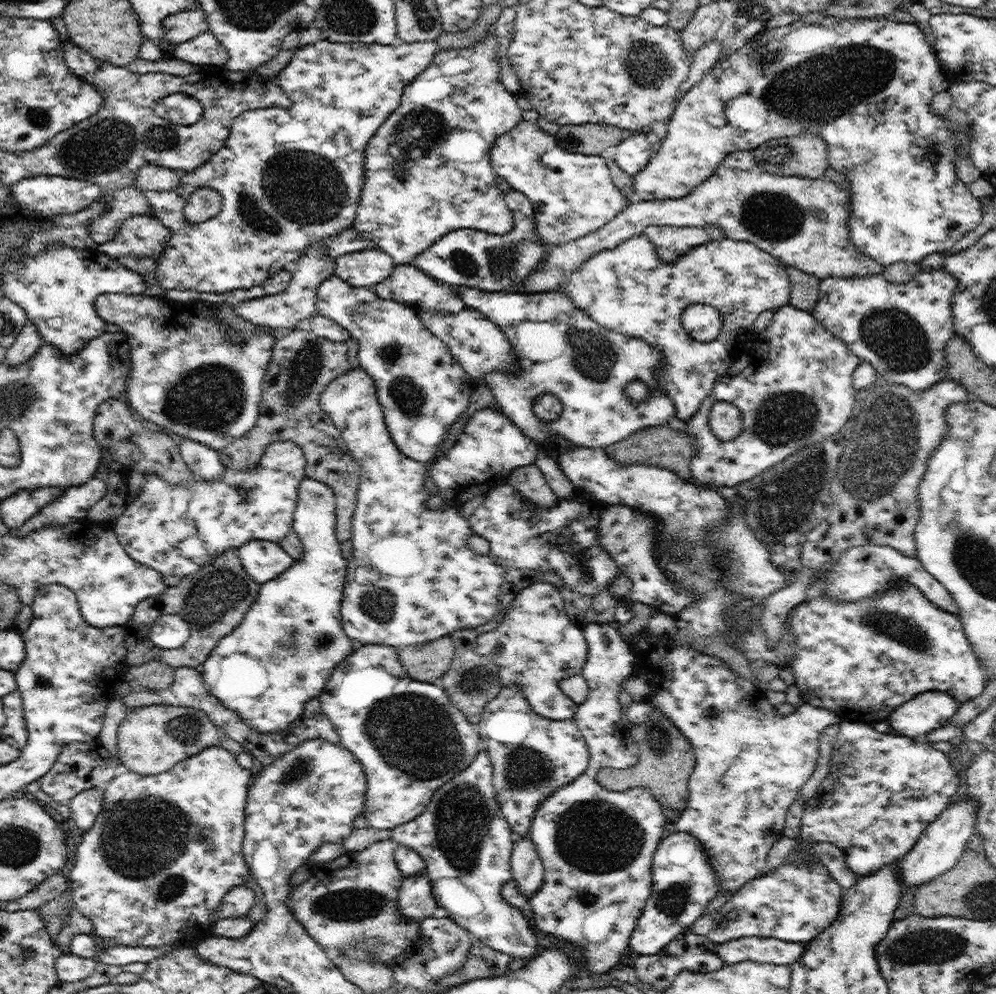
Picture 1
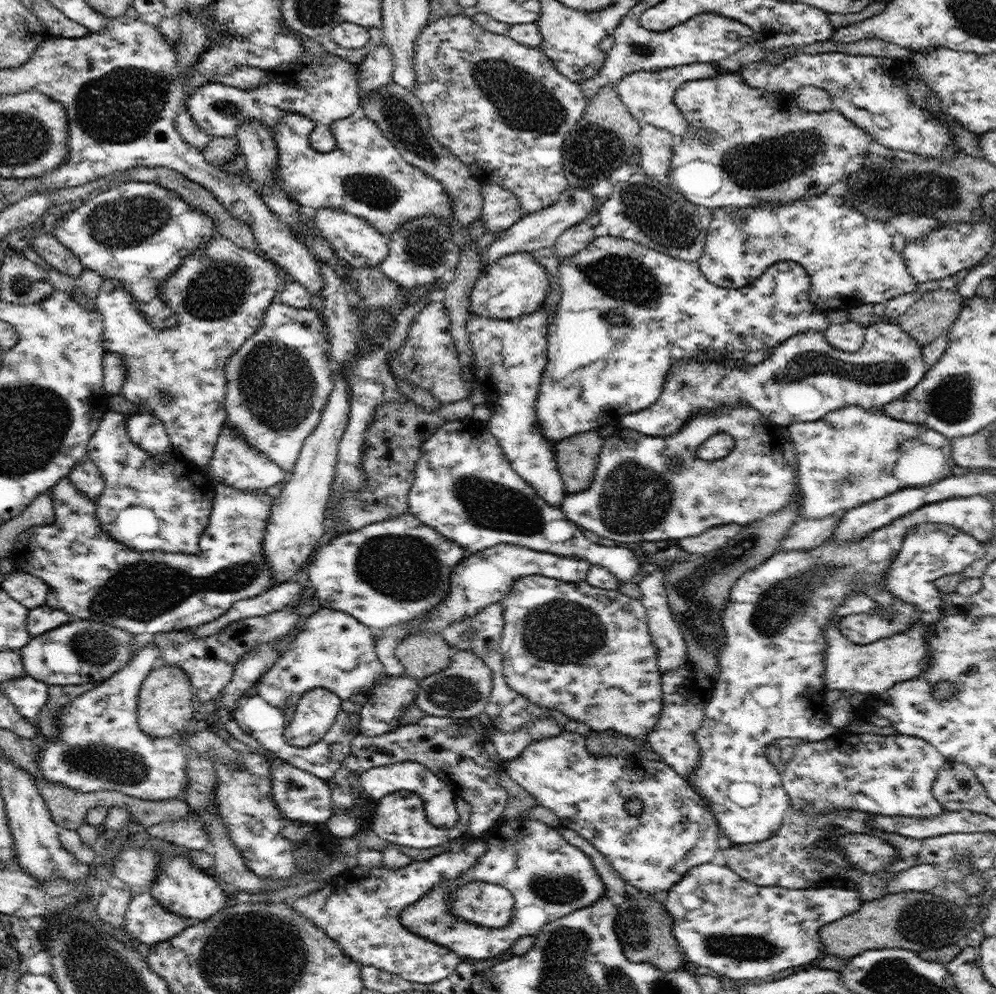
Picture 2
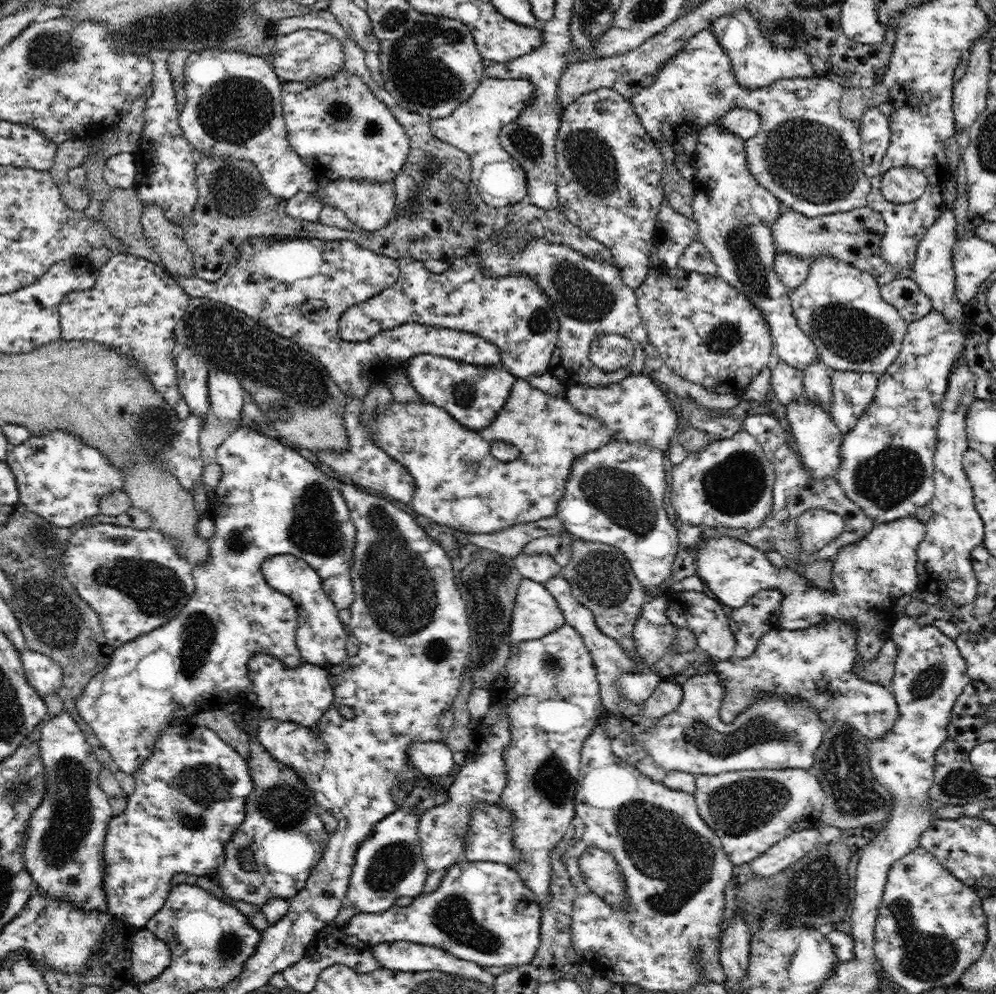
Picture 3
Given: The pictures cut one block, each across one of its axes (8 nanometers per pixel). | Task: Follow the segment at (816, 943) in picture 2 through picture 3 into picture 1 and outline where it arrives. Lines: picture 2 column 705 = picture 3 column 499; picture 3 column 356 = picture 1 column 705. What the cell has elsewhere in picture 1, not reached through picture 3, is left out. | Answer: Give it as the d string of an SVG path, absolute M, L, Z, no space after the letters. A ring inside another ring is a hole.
M819 861L790 862L768 875L748 880L719 910L702 915L690 927L692 932L718 944L744 936L807 944L836 920L843 891Z

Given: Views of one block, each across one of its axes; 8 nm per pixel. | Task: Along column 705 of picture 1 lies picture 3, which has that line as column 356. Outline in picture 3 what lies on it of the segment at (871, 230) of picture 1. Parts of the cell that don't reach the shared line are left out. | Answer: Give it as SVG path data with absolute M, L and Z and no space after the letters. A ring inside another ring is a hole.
M342 68L314 85L285 81L281 95L288 142L316 178L388 184L402 170L409 153L408 135L394 113L370 93L359 76Z

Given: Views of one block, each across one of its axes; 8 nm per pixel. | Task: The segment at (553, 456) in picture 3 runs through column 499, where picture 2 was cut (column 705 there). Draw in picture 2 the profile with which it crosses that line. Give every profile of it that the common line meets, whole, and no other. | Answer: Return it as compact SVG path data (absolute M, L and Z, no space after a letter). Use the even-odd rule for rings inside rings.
M724 406L716 412L696 412L689 422L673 436L664 438L623 429L604 439L598 456L598 468L588 490L568 493L560 507L568 520L596 533L600 538L610 538L623 543L662 541L700 536L718 525L738 523L742 526L762 520L770 513L780 511L794 499L797 479L793 468L783 455L785 440L780 426L773 423L756 408L750 406ZM720 432L726 432L735 442L732 452L718 461L704 461L697 451L699 446ZM672 459L680 461L680 468L672 468Z

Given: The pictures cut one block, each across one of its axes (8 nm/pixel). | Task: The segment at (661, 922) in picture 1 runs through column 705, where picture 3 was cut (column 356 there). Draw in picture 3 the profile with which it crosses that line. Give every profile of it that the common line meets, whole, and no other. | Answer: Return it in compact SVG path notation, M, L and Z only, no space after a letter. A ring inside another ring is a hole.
M410 808L398 809L374 824L370 838L366 838L358 847L346 896L347 904L354 906L359 913L384 913L395 906L401 896L414 898L424 892L424 883L430 870L424 864L418 837L420 817L410 812Z

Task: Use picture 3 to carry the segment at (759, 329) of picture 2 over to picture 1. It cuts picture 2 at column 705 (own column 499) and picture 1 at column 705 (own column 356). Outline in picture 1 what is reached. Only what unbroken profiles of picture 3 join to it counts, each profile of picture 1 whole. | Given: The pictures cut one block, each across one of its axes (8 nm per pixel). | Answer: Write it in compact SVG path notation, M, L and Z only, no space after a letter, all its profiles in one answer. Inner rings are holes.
M690 304L684 310L681 322L686 333L703 343L717 340L723 326L720 312L704 304Z

